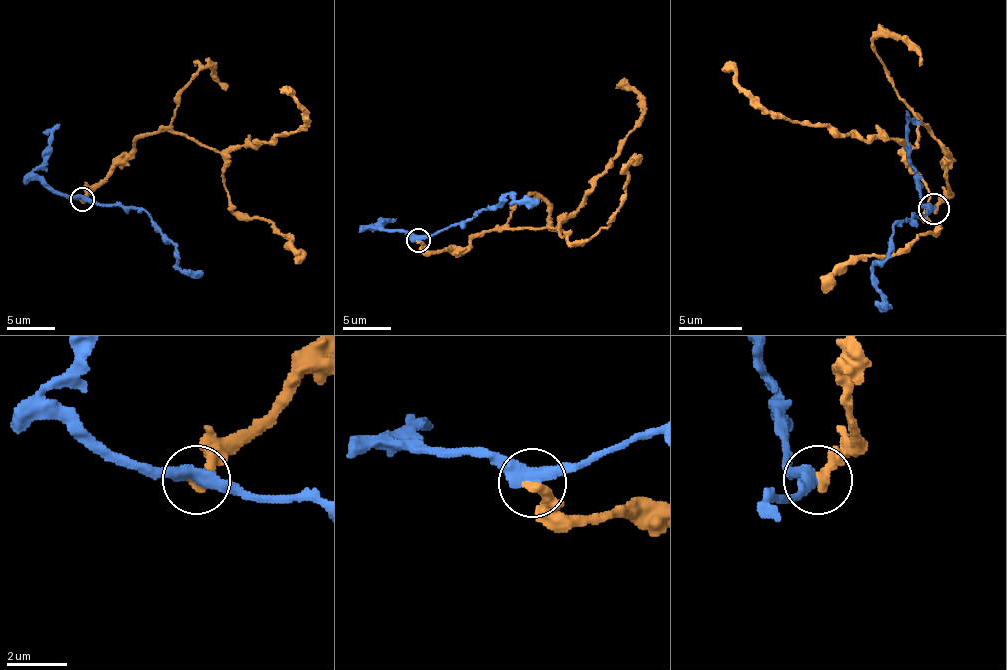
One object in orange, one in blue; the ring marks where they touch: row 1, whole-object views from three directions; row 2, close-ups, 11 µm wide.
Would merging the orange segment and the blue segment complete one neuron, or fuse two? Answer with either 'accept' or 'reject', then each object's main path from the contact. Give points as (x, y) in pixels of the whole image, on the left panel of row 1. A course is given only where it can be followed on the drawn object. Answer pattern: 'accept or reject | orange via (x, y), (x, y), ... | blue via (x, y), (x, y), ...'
accept | orange via (82, 200), (140, 137), (182, 132), (225, 158), (228, 204), (235, 212), (269, 221), (286, 233), (305, 258) | blue via (82, 200), (136, 207), (148, 214), (157, 231), (174, 248), (179, 267), (203, 275)

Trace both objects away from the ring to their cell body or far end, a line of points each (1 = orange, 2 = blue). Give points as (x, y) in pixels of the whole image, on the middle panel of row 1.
1: (418, 240), (462, 252), (491, 230), (561, 223), (561, 237), (583, 242), (622, 203), (641, 155)
2: (418, 240), (472, 220), (484, 208), (493, 208), (510, 194), (515, 201), (539, 203)

